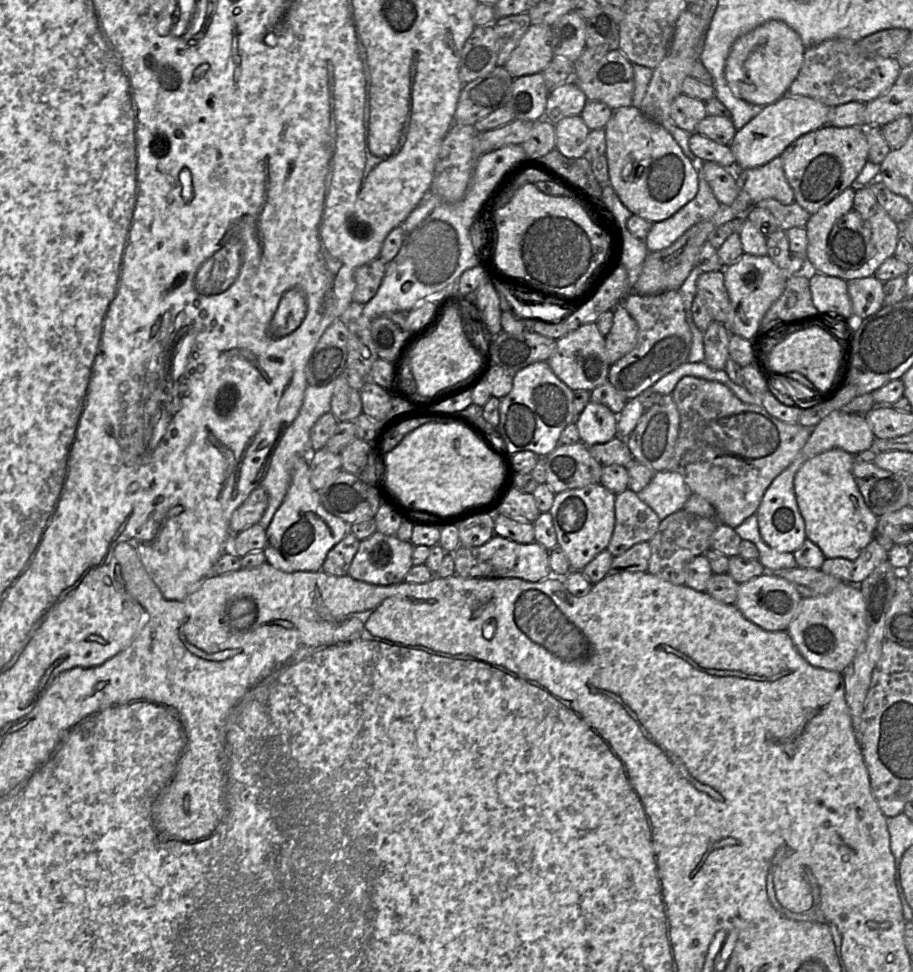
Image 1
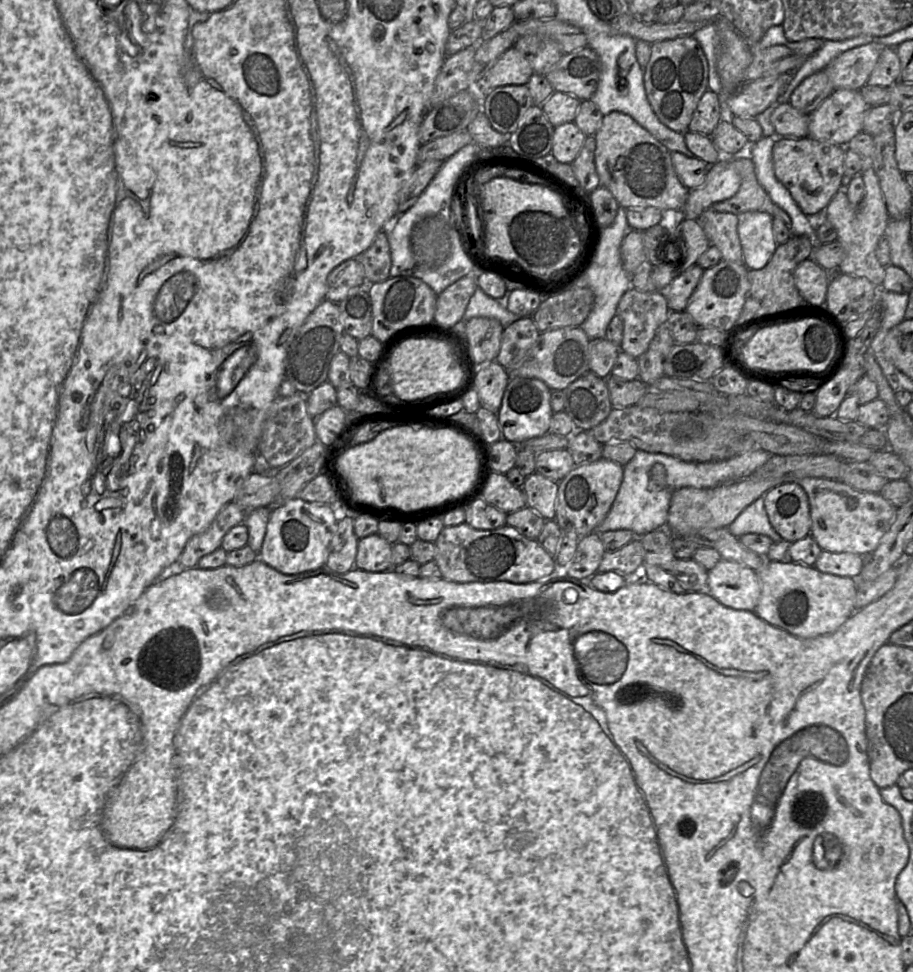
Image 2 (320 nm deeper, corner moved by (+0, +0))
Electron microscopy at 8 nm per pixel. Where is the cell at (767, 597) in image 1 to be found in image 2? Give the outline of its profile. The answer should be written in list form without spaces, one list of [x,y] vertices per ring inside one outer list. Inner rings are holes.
[[[721,559],[708,571],[704,591],[727,608],[754,611],[760,600],[761,584],[751,568]]]

